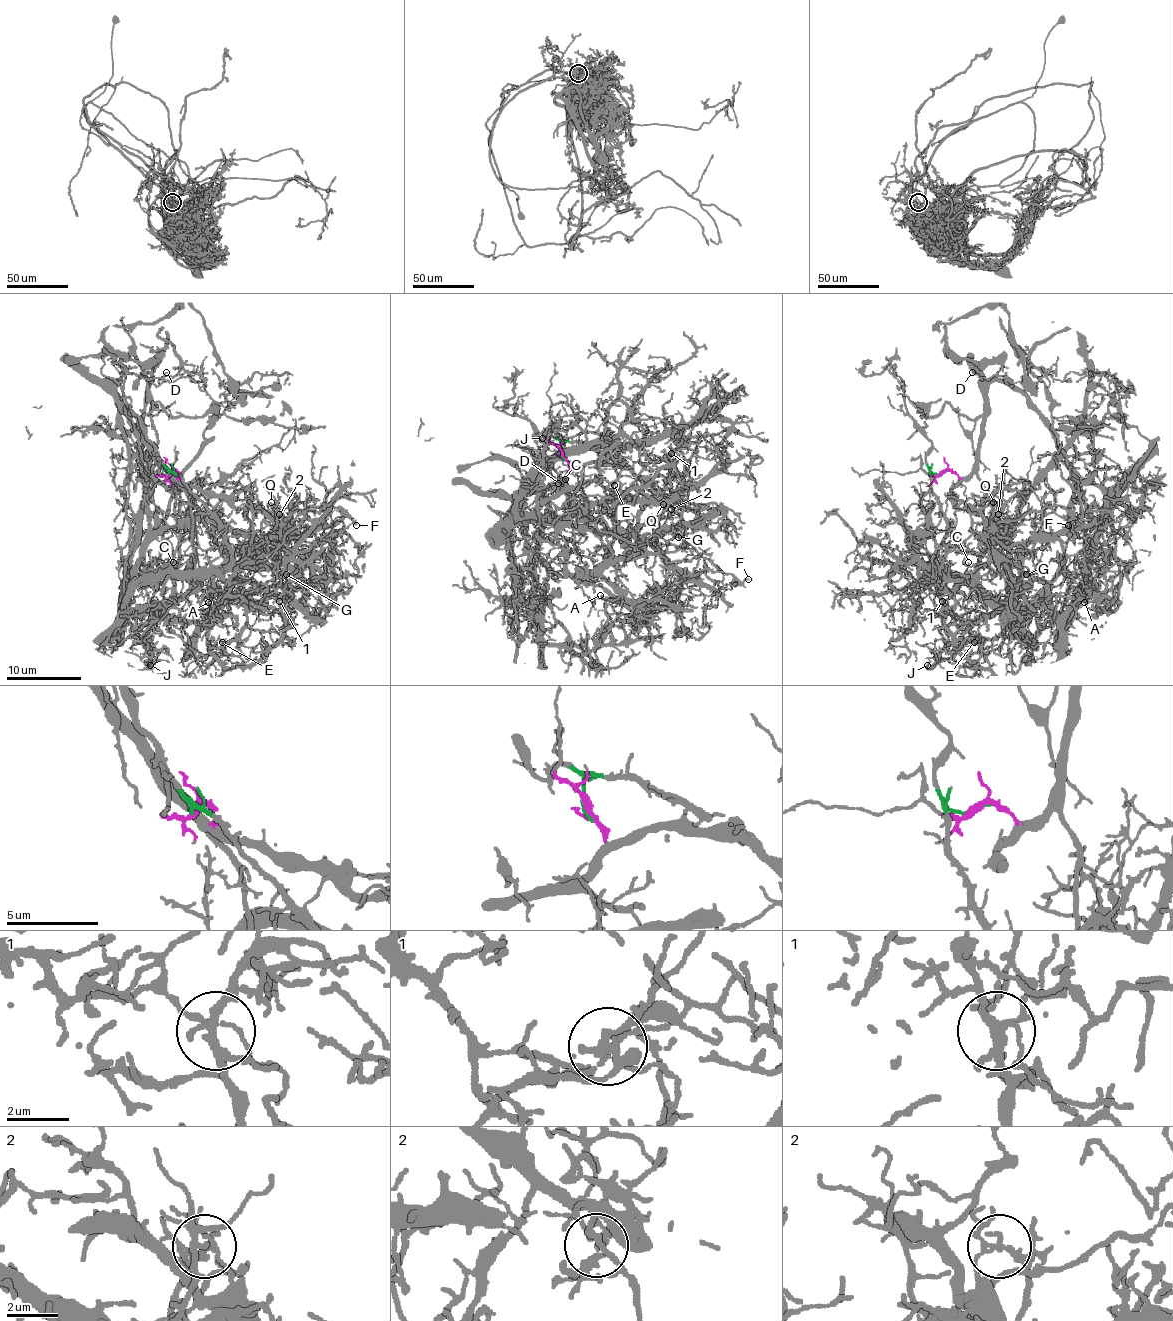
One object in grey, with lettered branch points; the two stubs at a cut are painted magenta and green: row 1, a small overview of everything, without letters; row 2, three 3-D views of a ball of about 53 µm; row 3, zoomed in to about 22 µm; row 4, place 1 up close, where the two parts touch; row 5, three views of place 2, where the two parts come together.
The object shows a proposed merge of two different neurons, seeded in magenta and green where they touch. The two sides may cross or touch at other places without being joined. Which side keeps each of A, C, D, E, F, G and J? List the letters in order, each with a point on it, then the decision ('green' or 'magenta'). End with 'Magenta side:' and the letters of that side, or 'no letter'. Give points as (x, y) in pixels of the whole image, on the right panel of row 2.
A: place (1084, 602); green
C: place (968, 562); green
D: place (972, 372); magenta
E: place (974, 642); green
F: place (1068, 525); magenta
G: place (1026, 574); green
J: place (927, 665); green
Magenta side: D, F

